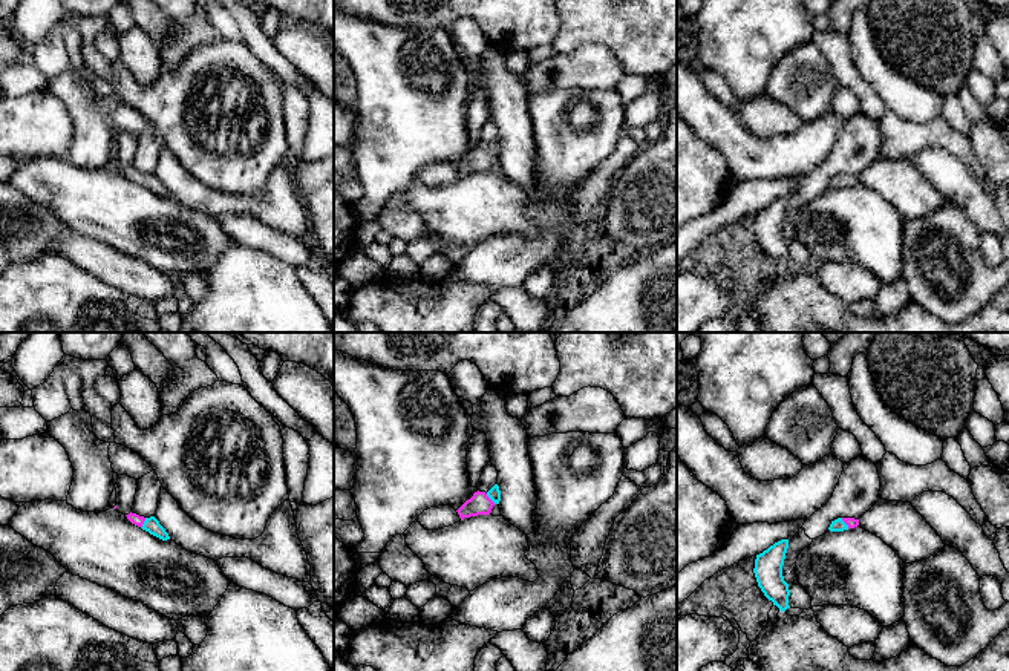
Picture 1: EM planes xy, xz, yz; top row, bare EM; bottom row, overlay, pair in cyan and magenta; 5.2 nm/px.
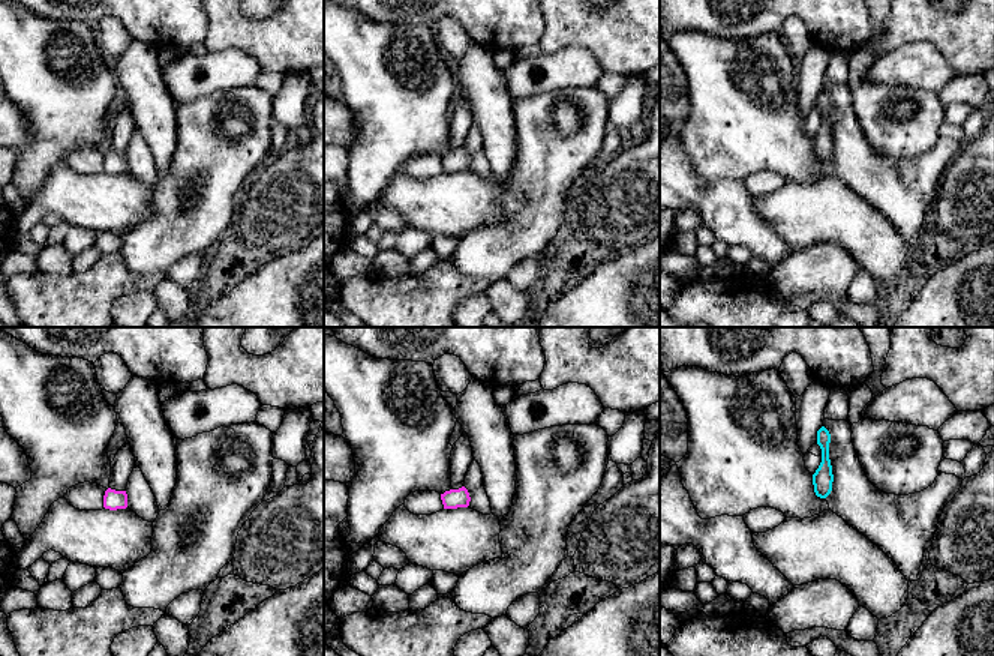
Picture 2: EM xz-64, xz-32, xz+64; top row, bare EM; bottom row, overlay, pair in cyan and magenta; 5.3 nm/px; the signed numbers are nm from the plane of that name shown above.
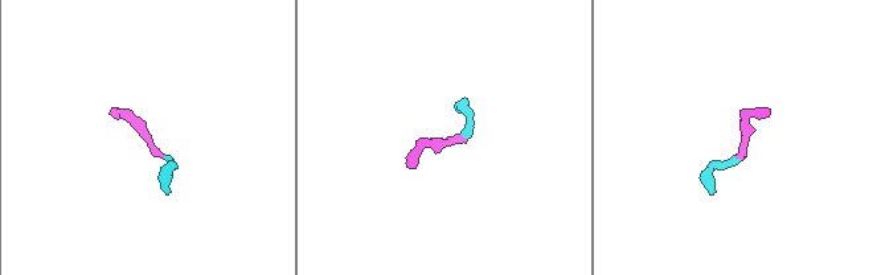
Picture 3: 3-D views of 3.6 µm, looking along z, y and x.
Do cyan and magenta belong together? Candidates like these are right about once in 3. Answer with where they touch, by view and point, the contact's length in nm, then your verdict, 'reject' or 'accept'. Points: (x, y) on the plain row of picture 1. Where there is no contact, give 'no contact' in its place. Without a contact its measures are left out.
contact xz (490, 155); length 80 nm; accept

